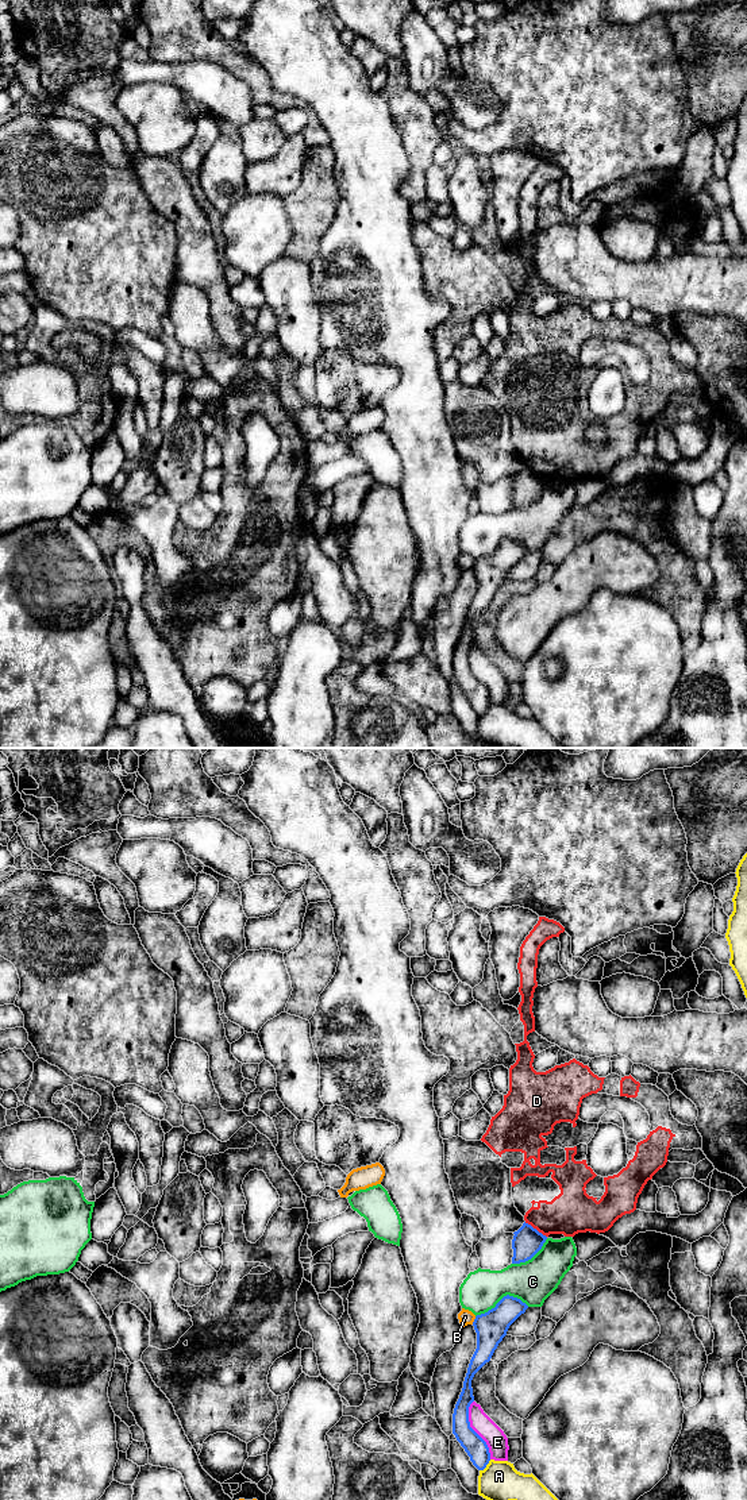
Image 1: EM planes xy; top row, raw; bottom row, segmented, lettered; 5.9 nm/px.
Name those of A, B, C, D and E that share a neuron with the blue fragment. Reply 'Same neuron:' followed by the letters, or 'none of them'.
Same neuron: none of them

